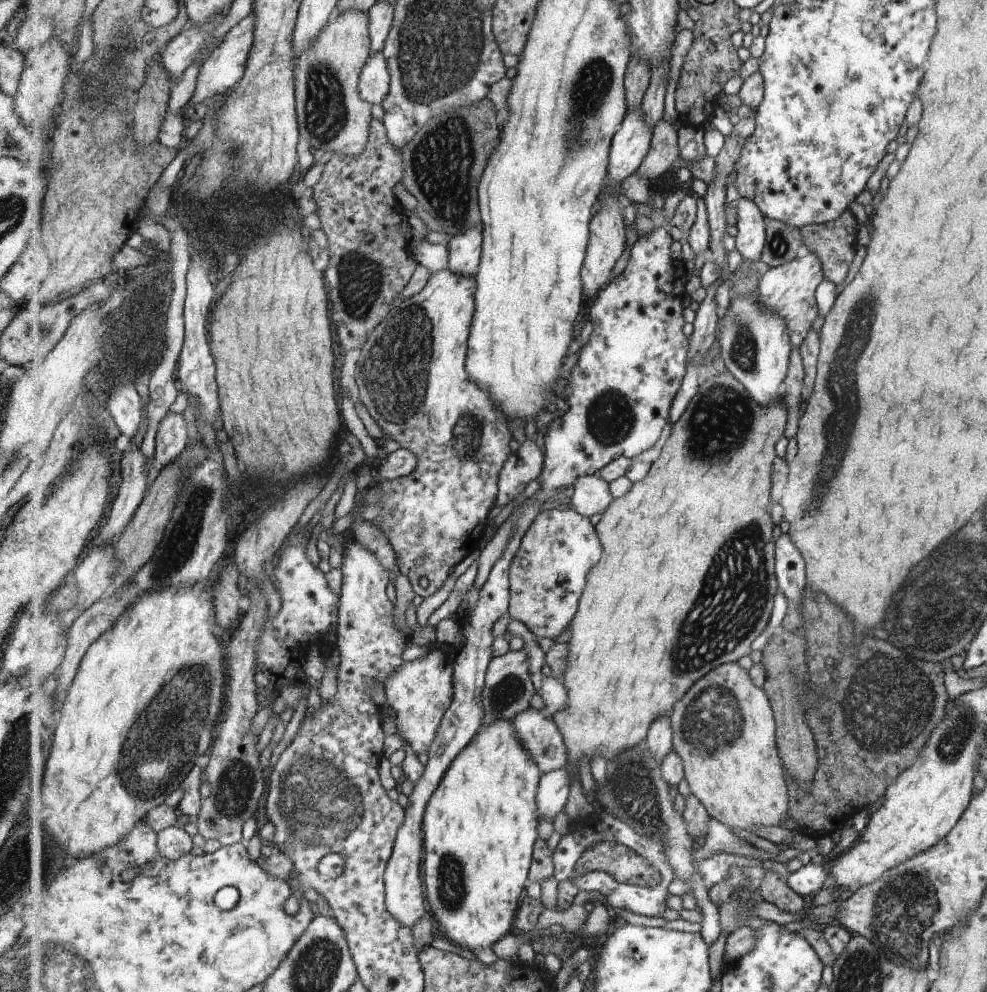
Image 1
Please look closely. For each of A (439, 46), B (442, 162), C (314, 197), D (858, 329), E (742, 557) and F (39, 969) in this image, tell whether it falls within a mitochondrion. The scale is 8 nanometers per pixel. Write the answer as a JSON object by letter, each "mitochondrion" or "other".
{"A":"mitochondrion","B":"mitochondrion","C":"other","D":"mitochondrion","E":"mitochondrion","F":"mitochondrion"}

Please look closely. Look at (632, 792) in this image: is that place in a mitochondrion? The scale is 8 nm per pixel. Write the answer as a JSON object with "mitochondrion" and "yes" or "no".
{"mitochondrion":"yes"}

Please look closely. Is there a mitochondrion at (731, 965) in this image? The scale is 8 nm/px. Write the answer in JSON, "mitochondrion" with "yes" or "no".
{"mitochondrion":"no"}

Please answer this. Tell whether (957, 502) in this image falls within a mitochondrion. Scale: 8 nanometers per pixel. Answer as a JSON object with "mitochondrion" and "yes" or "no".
{"mitochondrion":"no"}

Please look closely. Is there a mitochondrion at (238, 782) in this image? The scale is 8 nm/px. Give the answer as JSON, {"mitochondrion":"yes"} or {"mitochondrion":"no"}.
{"mitochondrion":"yes"}

